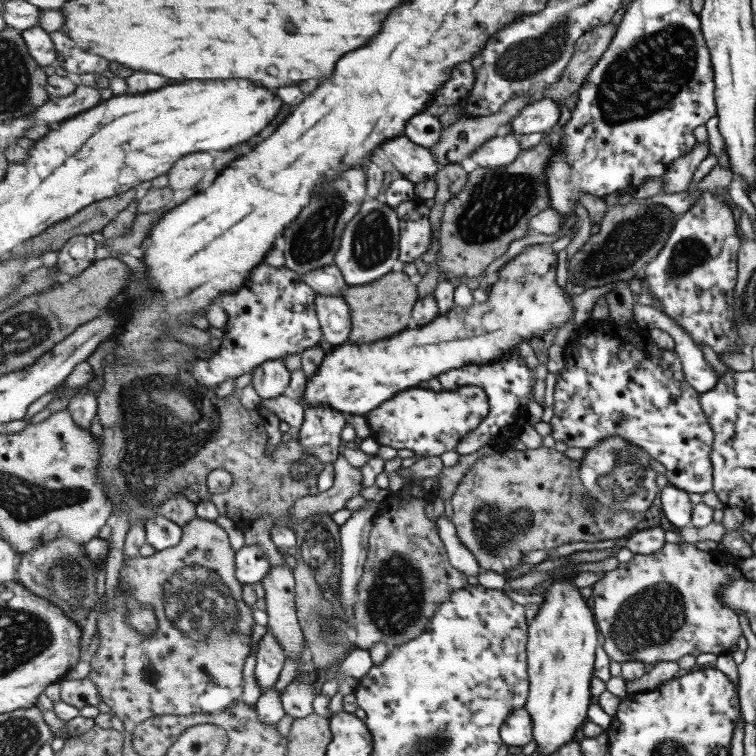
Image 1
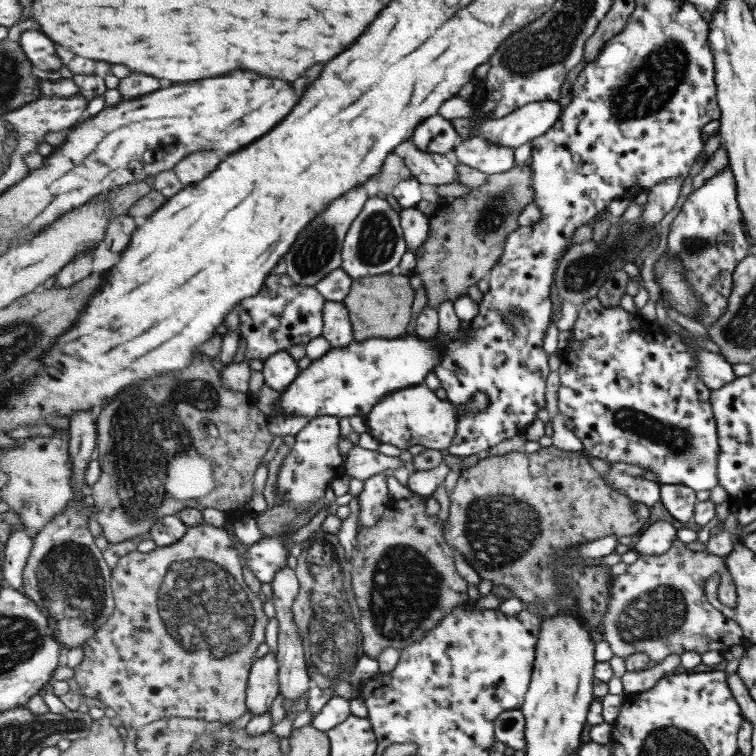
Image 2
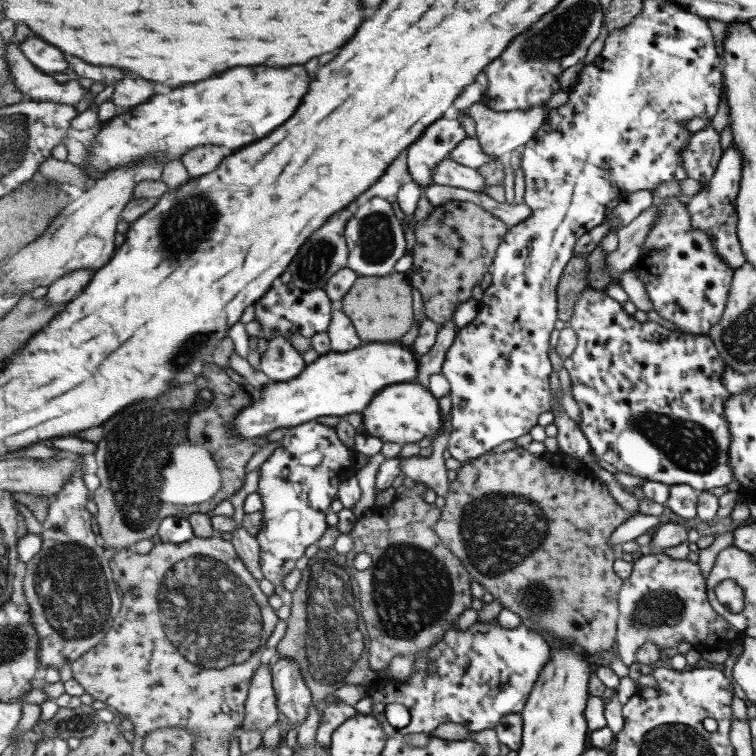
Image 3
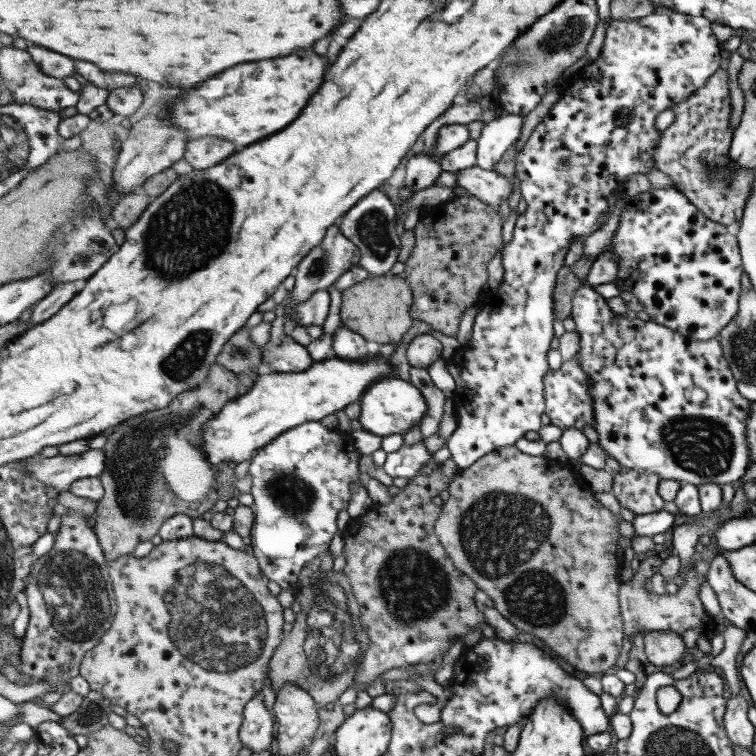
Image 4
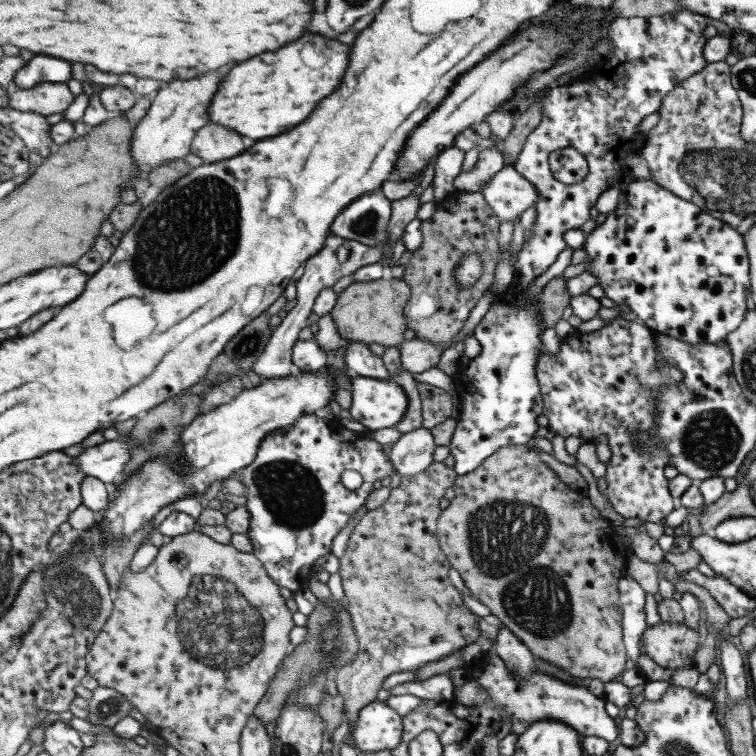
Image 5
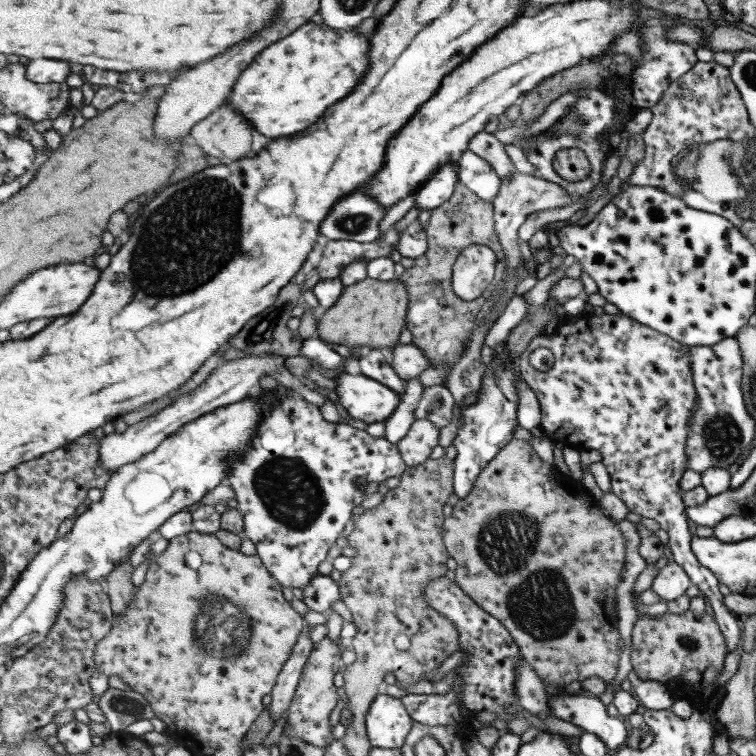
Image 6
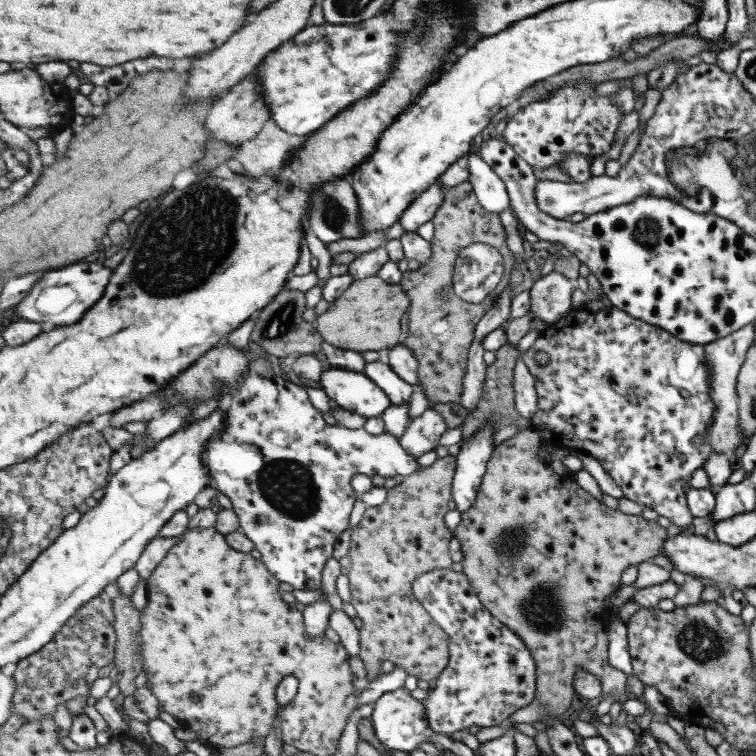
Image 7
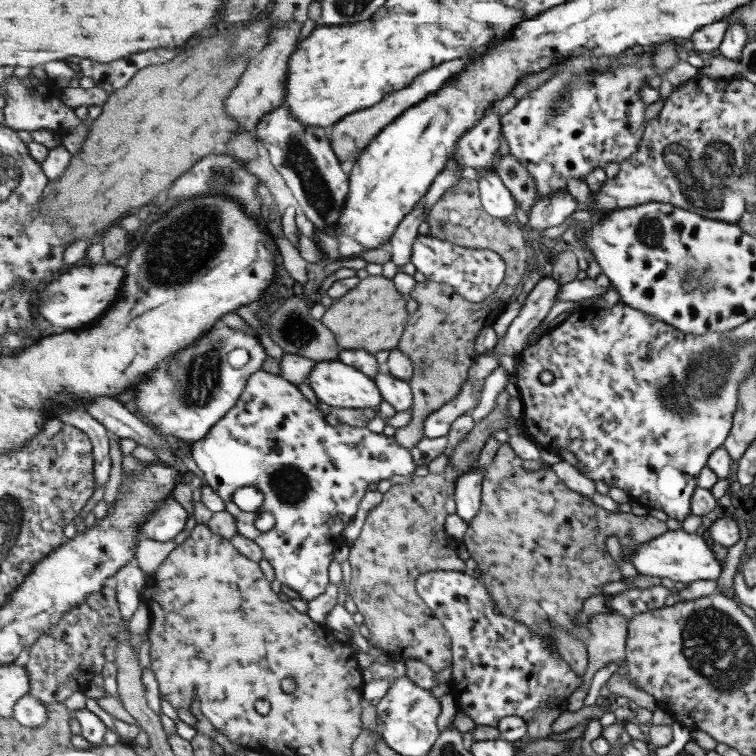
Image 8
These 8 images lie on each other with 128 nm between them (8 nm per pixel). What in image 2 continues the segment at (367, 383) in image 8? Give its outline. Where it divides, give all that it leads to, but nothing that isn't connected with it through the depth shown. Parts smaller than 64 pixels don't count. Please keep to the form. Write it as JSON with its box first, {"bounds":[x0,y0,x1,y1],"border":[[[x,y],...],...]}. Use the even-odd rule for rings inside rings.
{"bounds":[366,384,489,450],"border":[[[425,384],[399,389],[387,395],[366,415],[369,433],[385,444],[395,444],[399,448],[411,448],[420,444],[433,450],[448,450],[453,444],[459,428],[461,411],[485,411],[489,405],[489,396],[479,392],[467,407],[455,406],[449,400],[443,400],[437,392]]]}

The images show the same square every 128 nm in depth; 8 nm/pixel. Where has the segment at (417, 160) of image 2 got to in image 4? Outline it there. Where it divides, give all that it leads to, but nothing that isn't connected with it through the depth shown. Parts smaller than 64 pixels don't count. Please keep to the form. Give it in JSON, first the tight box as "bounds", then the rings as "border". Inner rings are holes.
{"bounds":[454,166,513,210],"border":[[[479,166],[467,168],[454,174],[456,184],[468,190],[471,195],[479,197],[489,206],[496,210],[511,198],[513,182],[507,175],[498,174],[495,170],[484,170]]]}

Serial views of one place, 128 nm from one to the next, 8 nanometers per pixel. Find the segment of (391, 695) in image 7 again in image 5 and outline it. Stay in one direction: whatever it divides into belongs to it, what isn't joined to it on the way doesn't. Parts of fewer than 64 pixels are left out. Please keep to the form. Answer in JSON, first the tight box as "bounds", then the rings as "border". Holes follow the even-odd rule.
{"bounds":[350,702,405,752],"border":[[[373,702],[363,708],[359,721],[355,728],[350,728],[350,732],[355,735],[355,743],[360,751],[377,752],[391,751],[402,743],[403,730],[405,730],[404,717],[384,702]]]}

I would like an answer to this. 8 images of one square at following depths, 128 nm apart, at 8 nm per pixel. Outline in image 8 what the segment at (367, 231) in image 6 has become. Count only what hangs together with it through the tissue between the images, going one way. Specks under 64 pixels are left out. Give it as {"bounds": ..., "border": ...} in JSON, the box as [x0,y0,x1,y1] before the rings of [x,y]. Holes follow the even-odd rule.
{"bounds":[255,105,351,232],"border":[[[284,105],[267,115],[255,132],[265,144],[274,168],[283,175],[315,229],[326,232],[337,227],[347,204],[351,182],[334,152],[330,128],[308,126]]]}

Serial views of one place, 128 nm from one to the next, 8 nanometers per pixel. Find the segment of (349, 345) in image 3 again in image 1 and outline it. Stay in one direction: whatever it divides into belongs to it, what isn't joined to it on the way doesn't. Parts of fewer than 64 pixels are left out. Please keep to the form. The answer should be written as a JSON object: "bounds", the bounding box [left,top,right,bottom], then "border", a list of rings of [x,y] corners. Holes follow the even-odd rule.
{"bounds":[315,294,352,346],"border":[[[317,294],[315,304],[324,334],[323,339],[334,346],[350,344],[352,312],[344,296]]]}

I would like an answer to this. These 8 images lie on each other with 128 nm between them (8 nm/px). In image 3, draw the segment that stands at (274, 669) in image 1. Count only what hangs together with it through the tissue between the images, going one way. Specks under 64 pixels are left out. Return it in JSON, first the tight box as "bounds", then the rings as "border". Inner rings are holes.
{"bounds":[244,664,279,730],"border":[[[262,664],[251,680],[250,695],[246,700],[244,730],[269,730],[278,722],[279,712],[272,666]]]}

